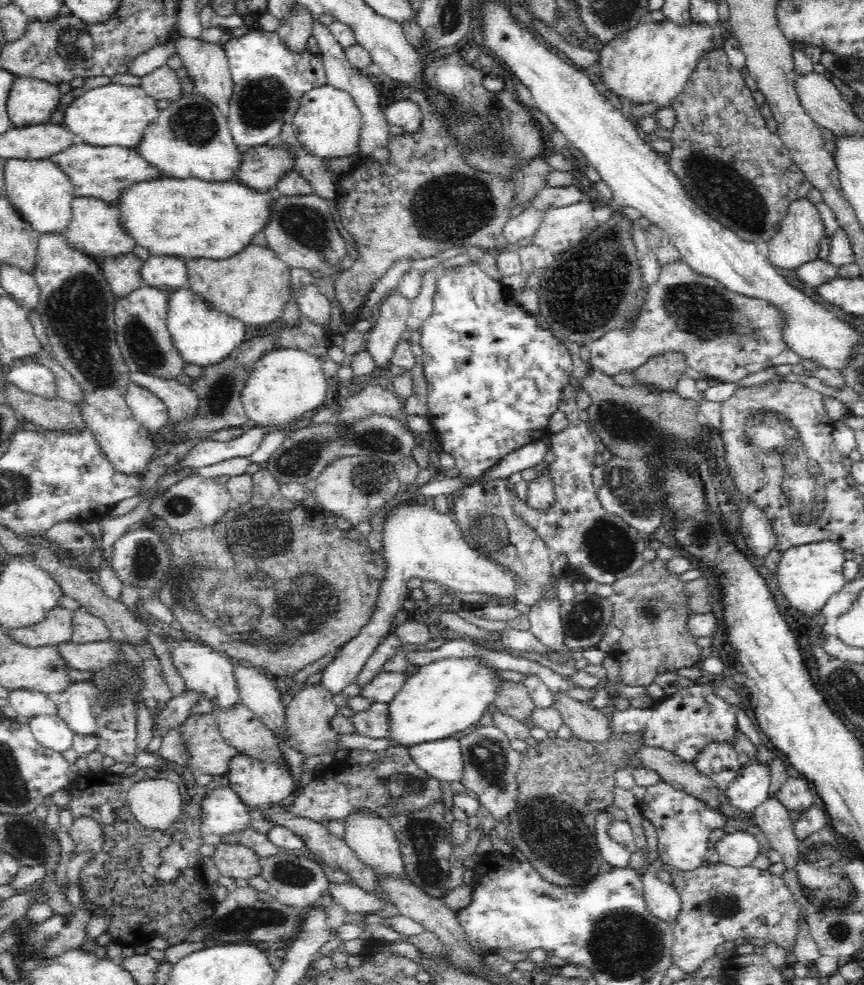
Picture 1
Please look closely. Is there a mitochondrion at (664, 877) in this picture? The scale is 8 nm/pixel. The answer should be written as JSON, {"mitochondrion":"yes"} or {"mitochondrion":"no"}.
{"mitochondrion":"no"}

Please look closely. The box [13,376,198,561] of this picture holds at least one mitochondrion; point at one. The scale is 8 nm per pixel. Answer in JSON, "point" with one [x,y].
{"point":[179,506]}

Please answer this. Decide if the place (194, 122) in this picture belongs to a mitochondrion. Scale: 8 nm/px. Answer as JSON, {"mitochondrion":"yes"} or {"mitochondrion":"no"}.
{"mitochondrion":"yes"}

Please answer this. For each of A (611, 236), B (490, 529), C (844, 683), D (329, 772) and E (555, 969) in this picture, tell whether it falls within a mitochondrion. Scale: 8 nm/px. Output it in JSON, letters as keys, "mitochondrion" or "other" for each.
{"A":"other","B":"mitochondrion","C":"mitochondrion","D":"other","E":"other"}

